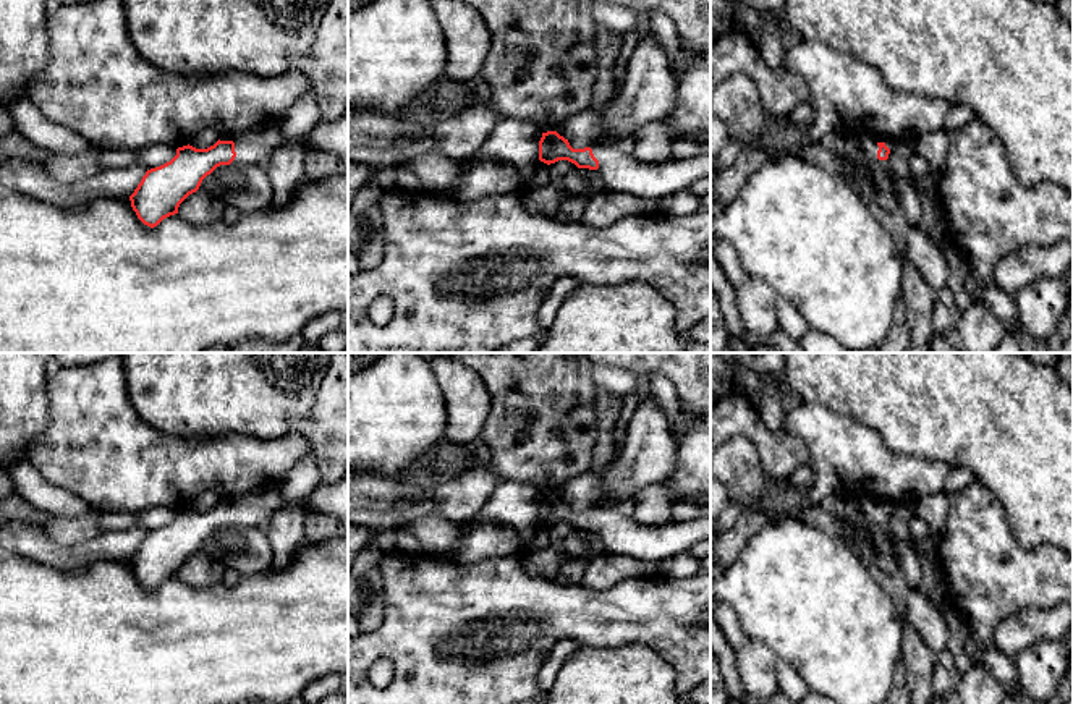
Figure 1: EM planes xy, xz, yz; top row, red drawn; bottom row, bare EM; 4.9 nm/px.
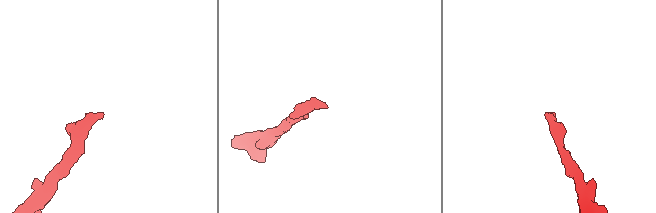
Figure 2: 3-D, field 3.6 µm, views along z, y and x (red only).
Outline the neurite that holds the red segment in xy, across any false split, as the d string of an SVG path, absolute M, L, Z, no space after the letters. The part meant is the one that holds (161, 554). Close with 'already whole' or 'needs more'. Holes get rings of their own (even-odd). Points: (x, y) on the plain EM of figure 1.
M265 486L231 500L218 500L207 511L183 508L176 518L142 539L129 558L138 581L154 591L163 581L178 576L180 566L196 555L202 542L220 528L265 526L280 508L282 495L274 486Z | needs more

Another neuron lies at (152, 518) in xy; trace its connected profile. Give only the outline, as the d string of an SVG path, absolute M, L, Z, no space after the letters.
M151 507L141 511L105 511L100 526L105 532L142 528L151 532L170 524L176 518L176 510L168 507Z

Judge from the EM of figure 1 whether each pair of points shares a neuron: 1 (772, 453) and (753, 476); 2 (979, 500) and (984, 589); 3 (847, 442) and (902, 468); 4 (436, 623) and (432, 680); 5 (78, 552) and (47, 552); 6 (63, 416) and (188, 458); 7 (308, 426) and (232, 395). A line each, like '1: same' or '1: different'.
1: different
2: same
3: same
4: same
5: same
6: same
7: different

